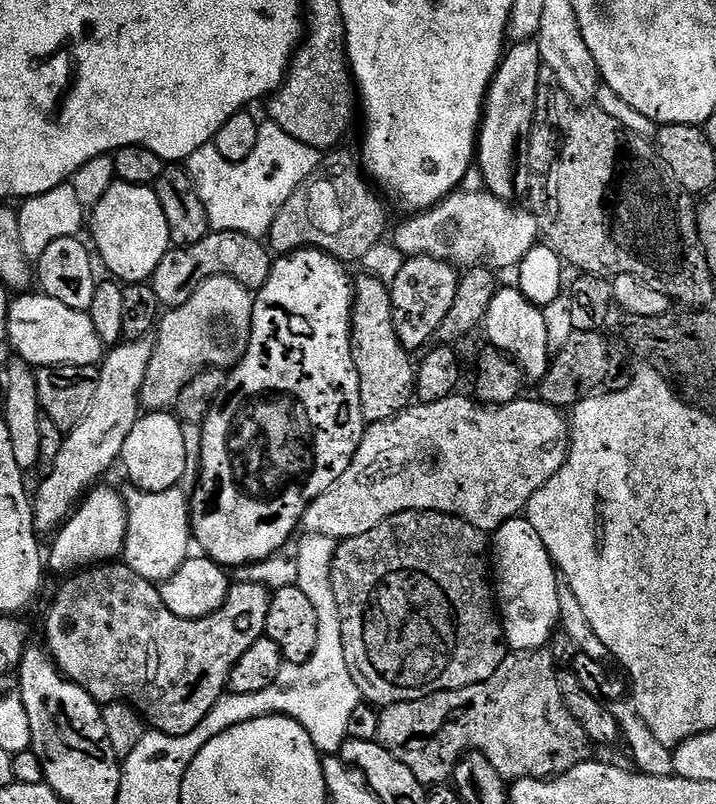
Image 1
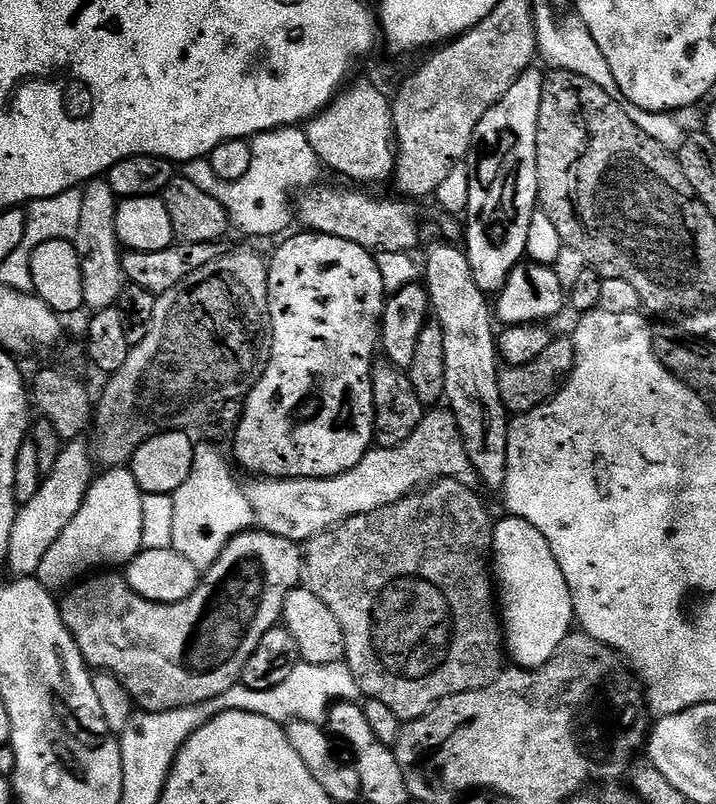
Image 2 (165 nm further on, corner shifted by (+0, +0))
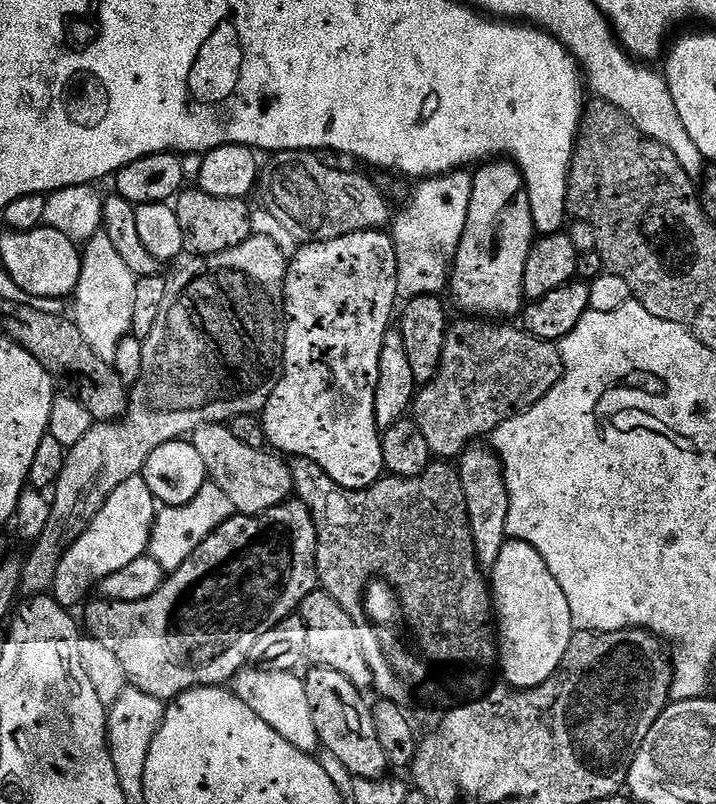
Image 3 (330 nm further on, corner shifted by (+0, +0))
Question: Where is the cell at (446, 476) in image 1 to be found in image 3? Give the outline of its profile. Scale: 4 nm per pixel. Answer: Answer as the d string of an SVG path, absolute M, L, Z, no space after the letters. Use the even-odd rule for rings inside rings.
M207 424L191 433L190 442L194 446L194 450L198 450L198 455L206 466L208 480L216 483L217 490L236 507L233 509L241 516L259 516L261 512L269 512L272 508L281 507L287 501L284 499L288 495L291 497L294 492L289 465L275 455L267 456L266 453L251 448L246 441L239 440L228 428L231 427L224 424Z

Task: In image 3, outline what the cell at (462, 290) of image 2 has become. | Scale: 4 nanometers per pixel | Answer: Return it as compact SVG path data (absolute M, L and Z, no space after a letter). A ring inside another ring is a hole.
M468 446L461 451L458 457L458 473L476 547L476 561L480 563L481 569L490 570L508 536L508 491L504 481L504 468L501 467L499 459L487 447L476 447L480 446Z

